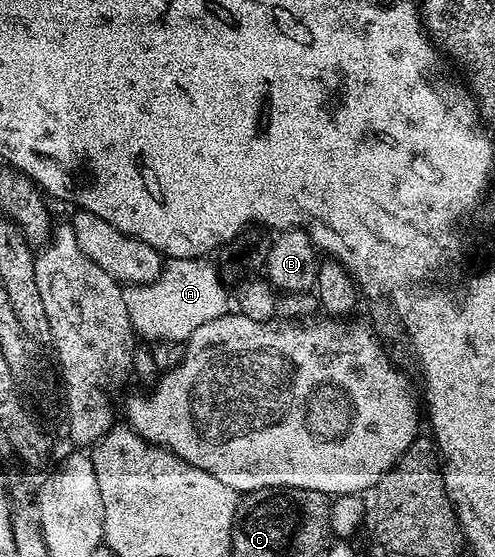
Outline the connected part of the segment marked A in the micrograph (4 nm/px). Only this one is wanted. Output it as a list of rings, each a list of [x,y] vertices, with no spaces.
[[[173,258],[163,271],[144,286],[127,286],[123,291],[129,320],[140,339],[148,338],[151,344],[183,344],[201,324],[217,320],[228,313],[228,287],[219,276],[216,263],[207,258]]]

